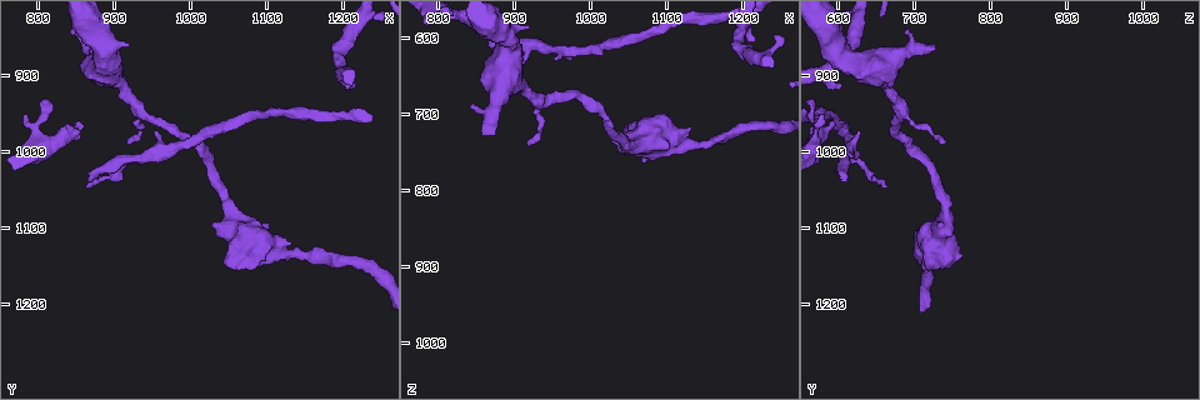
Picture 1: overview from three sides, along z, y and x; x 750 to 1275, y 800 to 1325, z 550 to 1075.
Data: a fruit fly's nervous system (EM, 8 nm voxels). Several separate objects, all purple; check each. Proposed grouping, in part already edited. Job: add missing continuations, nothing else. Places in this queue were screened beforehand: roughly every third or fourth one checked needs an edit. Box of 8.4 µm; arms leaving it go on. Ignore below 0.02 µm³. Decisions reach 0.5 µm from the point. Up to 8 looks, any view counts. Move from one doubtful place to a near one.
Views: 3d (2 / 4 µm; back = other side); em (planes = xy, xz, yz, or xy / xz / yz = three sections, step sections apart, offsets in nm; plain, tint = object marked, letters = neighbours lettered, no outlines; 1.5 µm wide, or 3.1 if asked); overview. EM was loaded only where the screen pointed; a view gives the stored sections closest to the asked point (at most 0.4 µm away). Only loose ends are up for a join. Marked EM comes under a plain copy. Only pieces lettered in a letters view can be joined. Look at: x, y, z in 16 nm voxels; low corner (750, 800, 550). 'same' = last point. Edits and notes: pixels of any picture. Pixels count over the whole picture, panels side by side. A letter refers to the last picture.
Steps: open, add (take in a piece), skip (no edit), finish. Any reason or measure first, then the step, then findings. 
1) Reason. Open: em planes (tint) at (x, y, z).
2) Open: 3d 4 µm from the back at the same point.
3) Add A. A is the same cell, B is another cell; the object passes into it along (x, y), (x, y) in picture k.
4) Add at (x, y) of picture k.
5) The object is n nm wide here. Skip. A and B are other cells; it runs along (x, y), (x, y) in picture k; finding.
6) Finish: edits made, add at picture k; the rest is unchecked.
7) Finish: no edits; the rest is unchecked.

Tapers out. Open: em xy step 8 (letters) at (915, 985, 740).

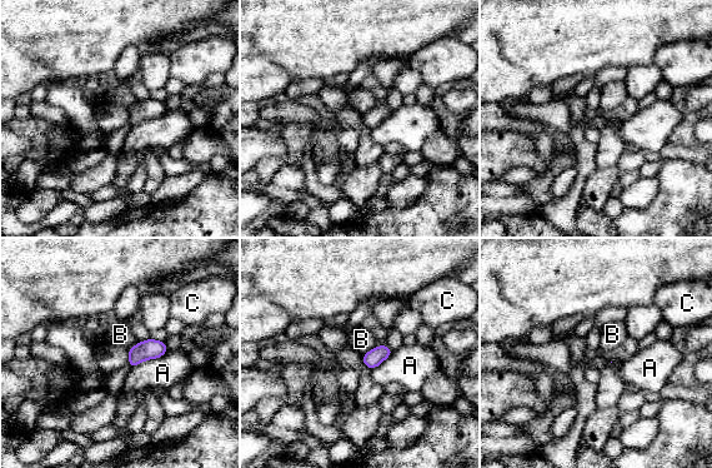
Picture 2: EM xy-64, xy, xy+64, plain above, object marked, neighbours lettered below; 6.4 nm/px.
Skip. A, B and C are other cells; a border runs along (380, 344), (362, 356) in picture 2; none of them fits.

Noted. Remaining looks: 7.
Tapers out. Open: 3d 2 µm at (865, 1045, 660).

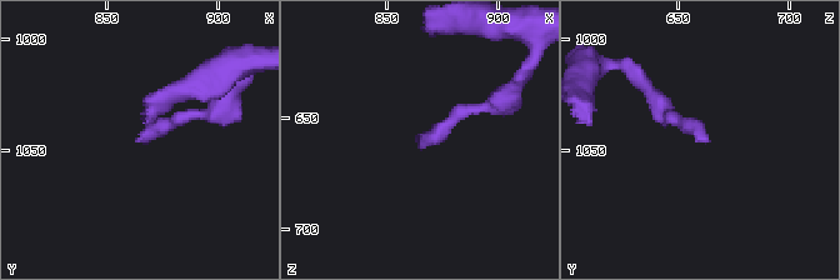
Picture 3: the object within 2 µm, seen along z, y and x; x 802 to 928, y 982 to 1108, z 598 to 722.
Open: em yz step 4 (letters) at (866, 1044, 663).

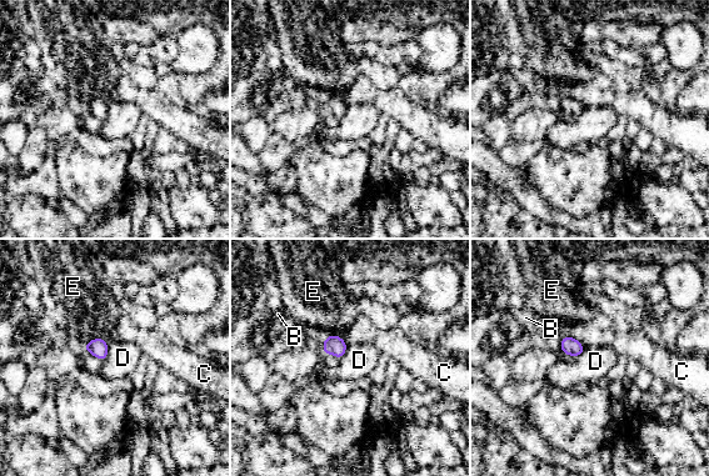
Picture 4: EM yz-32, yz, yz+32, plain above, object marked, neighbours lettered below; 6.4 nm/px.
Skip. B, C, D and E are other cells; a border runs along (106, 340), (91, 339), (84, 347) in picture 4; no lettered piece goes on from it.

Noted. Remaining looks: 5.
Branch stops here. Open: 3d 4 µm at (860, 860, 720).

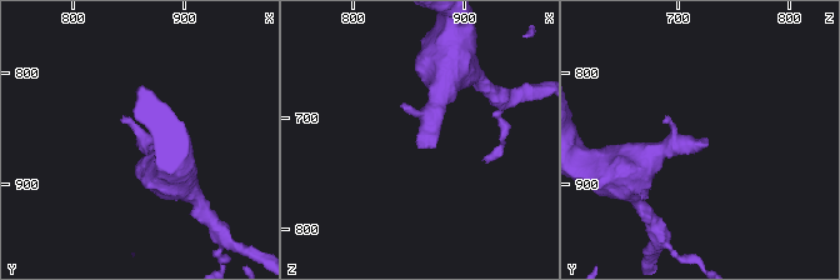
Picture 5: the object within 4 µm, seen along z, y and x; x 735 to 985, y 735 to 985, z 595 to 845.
Open: em yz step 4 (letters) at (860, 860, 724).

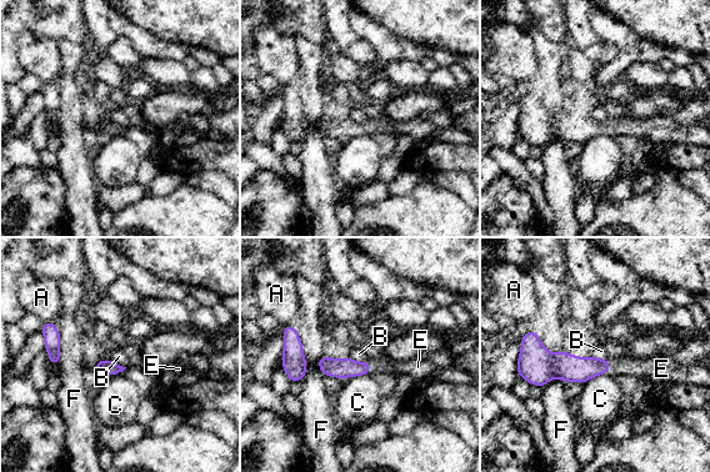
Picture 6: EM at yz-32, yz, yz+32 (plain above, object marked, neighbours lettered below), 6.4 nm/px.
Cut it another way. Open: em xz step 4 (letters) at the same point.

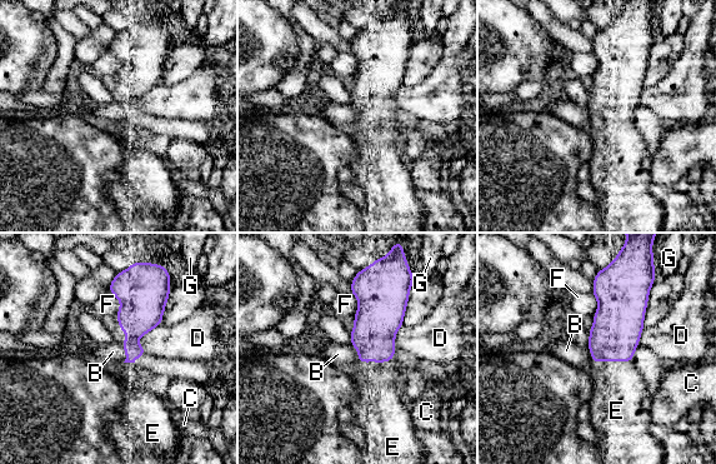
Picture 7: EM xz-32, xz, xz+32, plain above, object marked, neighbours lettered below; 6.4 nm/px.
Add E. E is the same cell, B, C, D, F and G are other cells; the neuron continues.

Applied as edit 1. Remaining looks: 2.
Finish: edits made, add at picture 7; the rest is unchecked.

